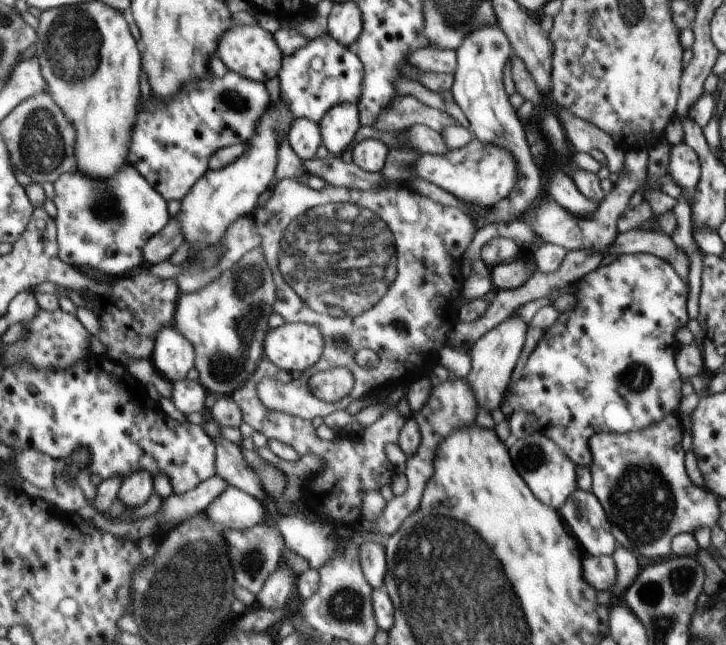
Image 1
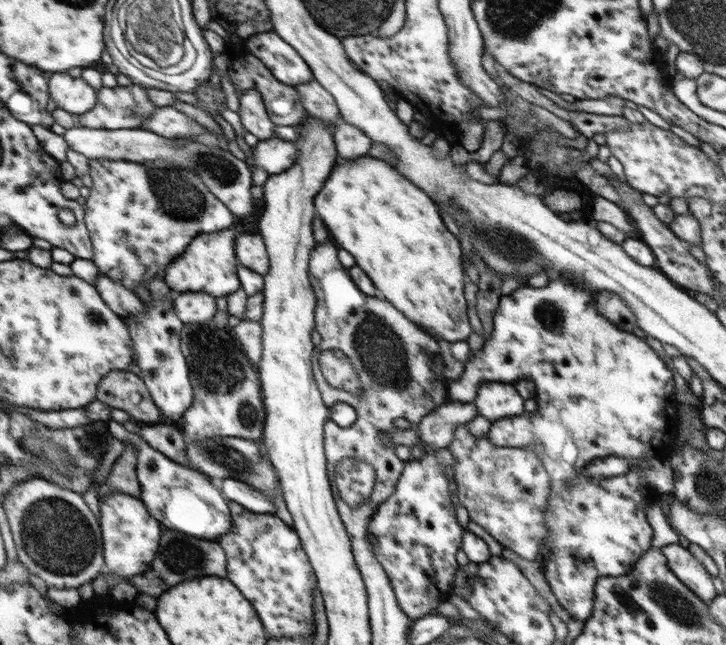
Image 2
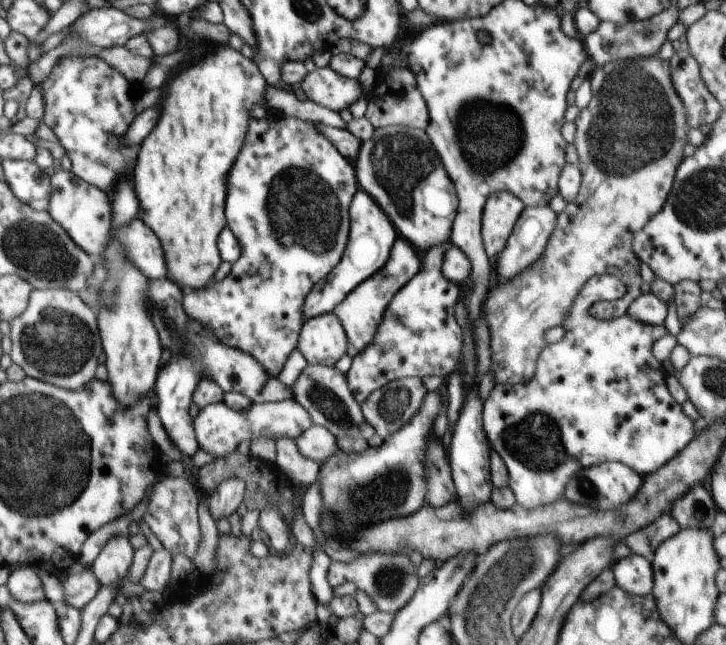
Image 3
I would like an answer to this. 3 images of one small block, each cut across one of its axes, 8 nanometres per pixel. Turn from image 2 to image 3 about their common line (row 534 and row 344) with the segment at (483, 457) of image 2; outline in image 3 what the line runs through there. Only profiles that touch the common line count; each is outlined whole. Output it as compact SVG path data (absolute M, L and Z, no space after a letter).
M656 57L621 60L597 66L588 78L593 97L574 121L573 143L581 172L579 195L558 215L549 243L537 262L509 281L510 284L500 283L490 290L483 303L483 316L488 321L491 334L493 355L490 371L495 373L496 383L525 383L534 376L539 354L547 345L545 332L564 322L576 295L593 276L606 273L617 276L627 286L627 291L613 300L595 302L590 307L590 315L605 321L626 316L628 307L642 294L640 260L633 249L634 235L662 210L683 159L682 150L687 144L690 126L686 122L685 105L671 81L669 60L662 61Z

